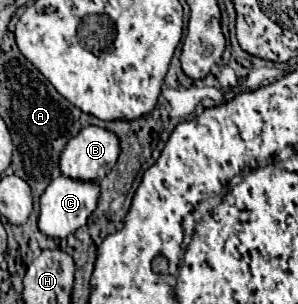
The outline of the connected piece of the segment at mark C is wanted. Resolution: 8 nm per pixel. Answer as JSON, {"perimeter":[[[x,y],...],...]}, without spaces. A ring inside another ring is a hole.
{"perimeter":[[[59,176],[41,194],[41,214],[39,214],[41,232],[51,238],[59,238],[59,240],[67,238],[77,228],[85,226],[87,218],[91,216],[91,212],[97,206],[97,198],[99,198],[99,184],[97,182],[73,180],[67,176]]]}

